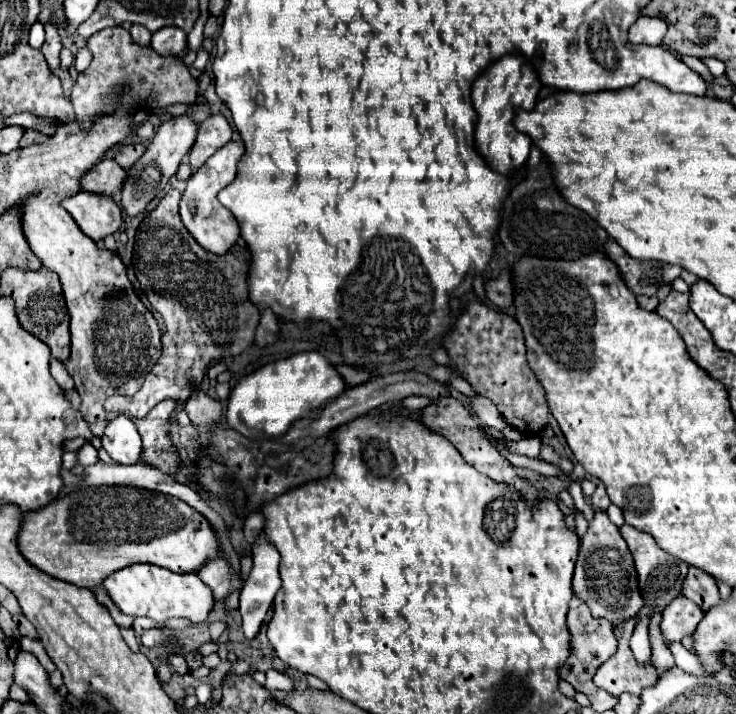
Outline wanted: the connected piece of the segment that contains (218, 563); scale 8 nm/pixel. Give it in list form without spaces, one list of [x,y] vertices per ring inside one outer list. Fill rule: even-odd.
[[[222,558],[208,560],[208,562],[198,570],[198,576],[202,578],[204,584],[208,584],[208,586],[214,590],[216,600],[220,600],[222,596],[228,594],[228,590],[230,590],[230,580],[232,580],[232,570],[230,570],[230,566],[228,566],[226,560],[222,560]]]

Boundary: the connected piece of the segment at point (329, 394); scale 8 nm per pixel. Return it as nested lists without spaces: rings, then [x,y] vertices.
[[[318,352],[294,354],[290,358],[266,364],[260,370],[244,376],[234,386],[228,398],[226,418],[232,428],[238,428],[238,416],[240,416],[240,420],[248,428],[262,432],[266,438],[282,436],[286,434],[286,430],[294,420],[336,398],[344,388],[346,388],[344,378],[328,362],[328,358],[324,358]]]

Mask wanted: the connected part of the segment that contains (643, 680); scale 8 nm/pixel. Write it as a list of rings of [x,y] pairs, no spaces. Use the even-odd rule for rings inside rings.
[[[632,618],[614,628],[614,634],[618,638],[618,650],[610,660],[606,660],[598,668],[598,672],[594,676],[594,684],[598,688],[608,690],[614,696],[620,696],[622,692],[640,696],[640,692],[646,686],[652,686],[660,676],[660,672],[656,670],[656,666],[652,662],[638,664],[638,660],[634,660],[634,654],[630,652],[628,642],[630,642],[630,636],[632,636],[636,624],[638,624],[638,620]]]

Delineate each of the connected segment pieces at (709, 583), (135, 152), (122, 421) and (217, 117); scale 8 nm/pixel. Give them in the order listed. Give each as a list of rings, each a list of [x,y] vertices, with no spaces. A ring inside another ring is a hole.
[[[692,566],[688,568],[688,576],[682,584],[682,596],[696,602],[702,610],[708,610],[720,602],[716,580],[708,572]]]
[[[136,142],[136,144],[124,144],[124,146],[118,148],[114,160],[116,160],[124,170],[128,170],[128,168],[144,154],[144,150],[146,150],[146,148],[144,148],[144,144],[140,144],[140,142]]]
[[[116,416],[112,422],[108,422],[102,436],[102,448],[118,464],[138,462],[142,452],[142,440],[134,422],[126,416]]]
[[[214,114],[206,118],[198,126],[198,136],[190,150],[190,166],[200,168],[216,150],[228,144],[230,138],[232,138],[232,128],[222,114]]]

